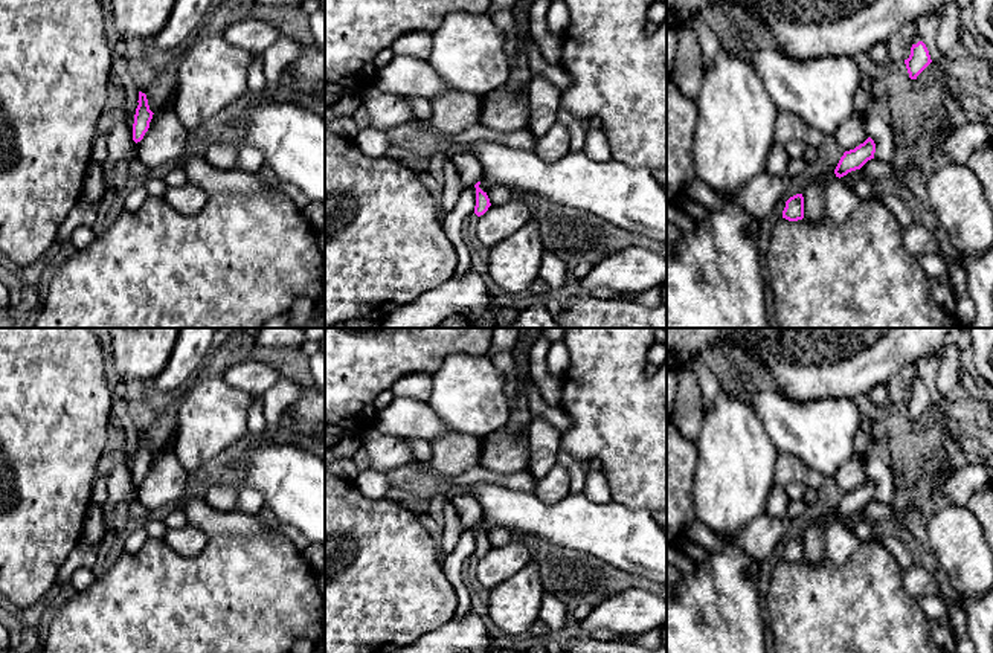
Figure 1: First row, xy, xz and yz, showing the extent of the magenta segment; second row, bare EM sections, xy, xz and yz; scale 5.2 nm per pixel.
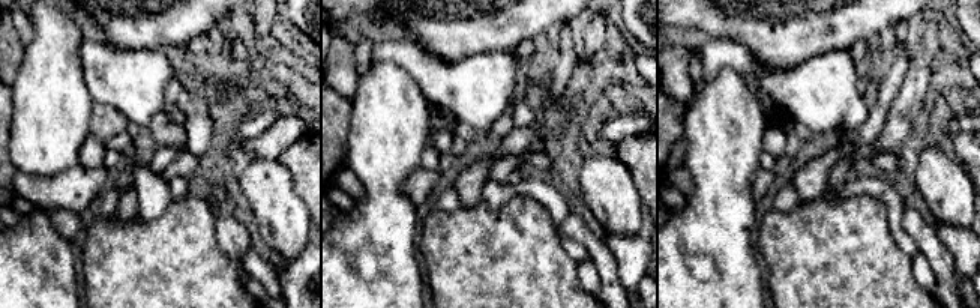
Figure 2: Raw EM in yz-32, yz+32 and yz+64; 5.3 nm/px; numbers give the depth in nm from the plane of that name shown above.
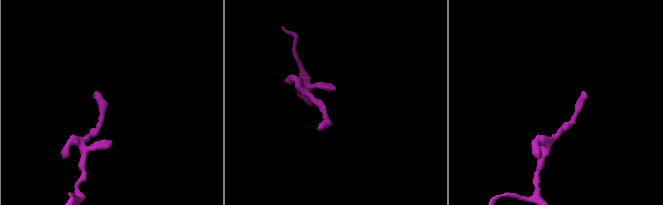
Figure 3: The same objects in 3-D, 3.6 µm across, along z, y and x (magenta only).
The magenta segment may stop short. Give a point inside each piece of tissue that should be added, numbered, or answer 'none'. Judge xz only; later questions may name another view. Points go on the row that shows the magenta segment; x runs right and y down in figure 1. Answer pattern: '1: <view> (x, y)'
none

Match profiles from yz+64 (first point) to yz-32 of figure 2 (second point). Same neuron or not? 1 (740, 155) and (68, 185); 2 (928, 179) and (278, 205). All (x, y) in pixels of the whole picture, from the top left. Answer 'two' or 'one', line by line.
1: two
2: one

